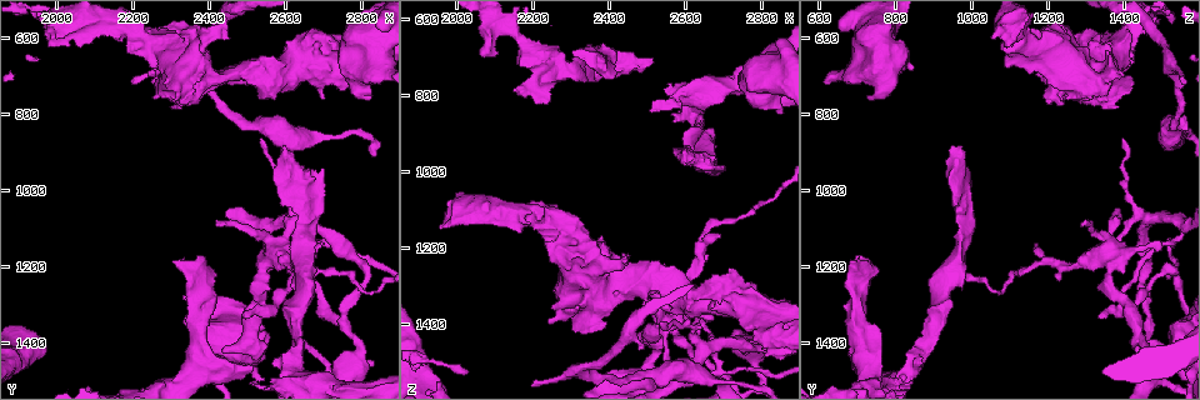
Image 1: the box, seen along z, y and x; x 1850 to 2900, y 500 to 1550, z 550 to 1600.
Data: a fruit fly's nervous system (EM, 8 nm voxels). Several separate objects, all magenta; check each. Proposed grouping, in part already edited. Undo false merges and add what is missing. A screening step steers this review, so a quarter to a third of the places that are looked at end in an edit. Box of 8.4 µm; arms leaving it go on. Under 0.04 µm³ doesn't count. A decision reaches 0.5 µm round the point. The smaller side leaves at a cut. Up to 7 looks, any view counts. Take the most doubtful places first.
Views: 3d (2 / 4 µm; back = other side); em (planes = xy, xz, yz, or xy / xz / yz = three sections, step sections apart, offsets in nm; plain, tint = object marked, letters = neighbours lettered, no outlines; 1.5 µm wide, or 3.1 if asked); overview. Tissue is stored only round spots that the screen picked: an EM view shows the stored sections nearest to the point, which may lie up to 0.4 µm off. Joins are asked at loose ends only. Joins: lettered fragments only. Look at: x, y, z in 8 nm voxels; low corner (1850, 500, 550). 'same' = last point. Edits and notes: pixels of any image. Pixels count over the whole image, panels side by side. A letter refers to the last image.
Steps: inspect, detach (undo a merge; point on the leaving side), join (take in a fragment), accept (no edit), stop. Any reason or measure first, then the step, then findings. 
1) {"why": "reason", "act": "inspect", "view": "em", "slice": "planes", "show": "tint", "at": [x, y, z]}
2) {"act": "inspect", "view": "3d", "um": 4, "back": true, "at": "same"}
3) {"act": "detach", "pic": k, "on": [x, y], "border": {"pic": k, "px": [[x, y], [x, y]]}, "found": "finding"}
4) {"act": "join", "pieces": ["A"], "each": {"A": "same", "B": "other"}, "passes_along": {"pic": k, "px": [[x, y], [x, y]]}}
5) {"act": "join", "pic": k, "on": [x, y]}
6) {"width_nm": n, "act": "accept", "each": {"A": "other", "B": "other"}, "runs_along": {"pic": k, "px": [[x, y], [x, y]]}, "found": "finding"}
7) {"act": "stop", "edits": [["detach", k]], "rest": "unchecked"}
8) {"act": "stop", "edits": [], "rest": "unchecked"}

{"why": "branch stops here", "act": "inspect", "view": "3d", "um": 2, "at": [2605, 885, 950]}

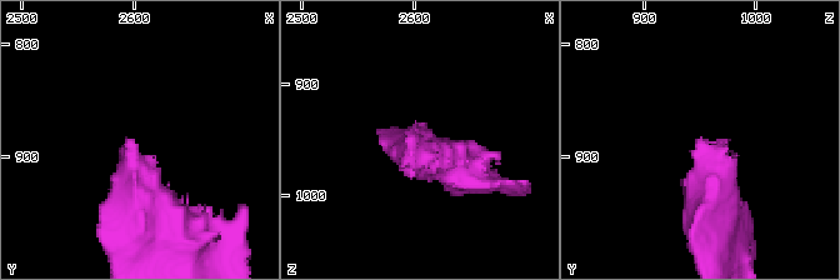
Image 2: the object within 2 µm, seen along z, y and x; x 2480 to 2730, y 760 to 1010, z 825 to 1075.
{"why": "now the EM", "act": "inspect", "view": "em", "slice": "planes", "show": "letters", "at": [2604, 890, 950]}

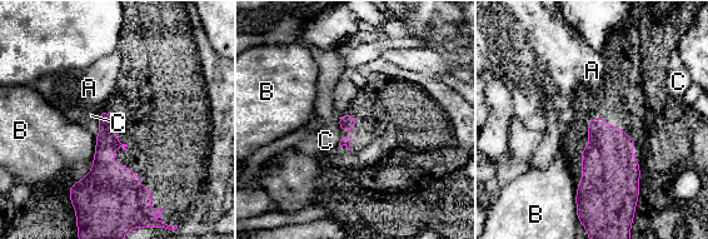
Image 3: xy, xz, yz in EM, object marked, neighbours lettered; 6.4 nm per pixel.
{"act": "accept", "each": {"A": "other", "B": "other", "C": "other"}, "border": {"pic": 3, "px": [[337, 120], [342, 133]]}, "found": "none of them fits"}

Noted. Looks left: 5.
{"why": "a fork", "act": "inspect", "view": "em", "slice": "planes", "show": "letters", "at": [2360, 1470, 725]}

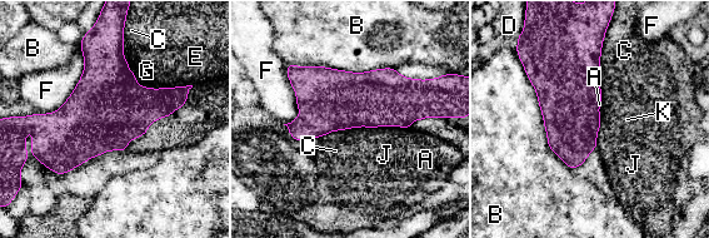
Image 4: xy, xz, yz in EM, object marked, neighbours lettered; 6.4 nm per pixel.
{"width_nm": 340, "act": "accept", "each": {"A": "other", "B": "other", "C": "other", "D": "other", "E": "other", "F": "other", "G": "other", "J": "other", "K": "other"}, "found": "all the same neuron"}

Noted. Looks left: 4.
{"why": "abrupt turn", "act": "inspect", "view": "em", "slice": "planes", "show": "letters", "at": [2635, 1400, 880]}

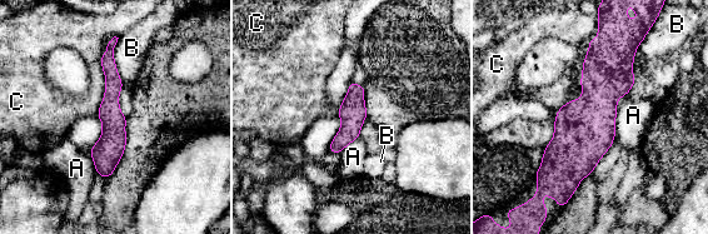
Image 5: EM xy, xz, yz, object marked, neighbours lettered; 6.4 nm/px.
{"width_nm": 170, "act": "accept", "each": {"A": "other", "B": "other", "C": "other"}, "border": {"pic": 5, "px": [[103, 51], [105, 94], [96, 114]]}, "found": "one neuron here"}

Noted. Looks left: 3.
{"act": "stop", "edits": [], "rest": "unchecked"}

